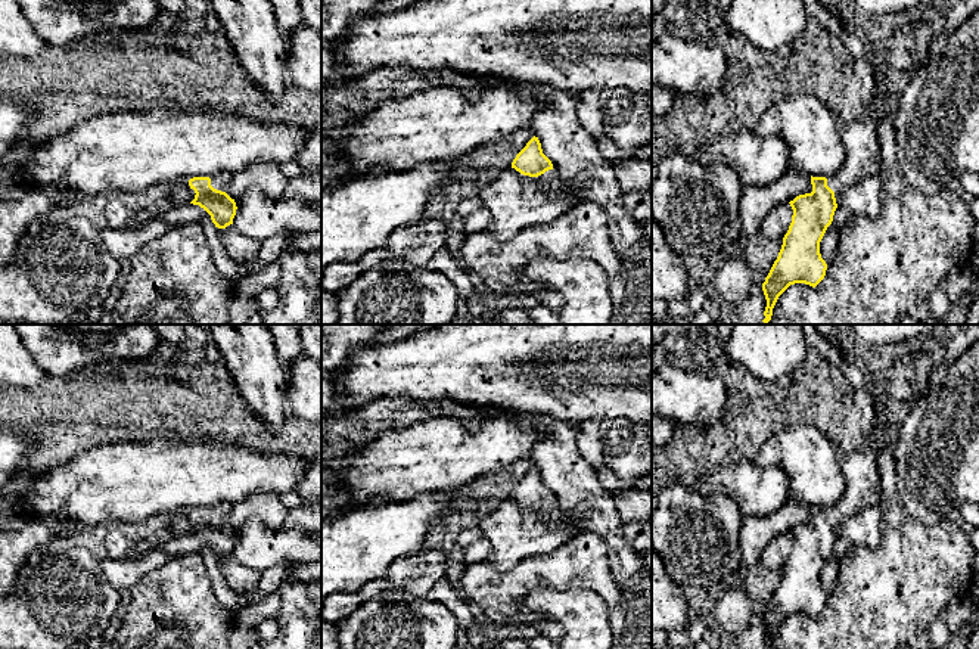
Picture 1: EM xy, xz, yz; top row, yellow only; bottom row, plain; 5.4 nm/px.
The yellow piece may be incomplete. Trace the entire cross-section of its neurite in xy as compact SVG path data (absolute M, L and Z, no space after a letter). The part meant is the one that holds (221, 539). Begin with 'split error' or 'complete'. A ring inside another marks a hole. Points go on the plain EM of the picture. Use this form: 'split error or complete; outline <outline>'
split error; outline M221 503L211 509L193 507L189 510L190 519L196 524L190 534L203 538L218 559L233 555L237 540L234 530L226 524L230 509L231 504Z

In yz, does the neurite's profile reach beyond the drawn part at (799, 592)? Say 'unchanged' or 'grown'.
grown

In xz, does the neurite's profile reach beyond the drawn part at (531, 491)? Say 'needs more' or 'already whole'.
needs more

